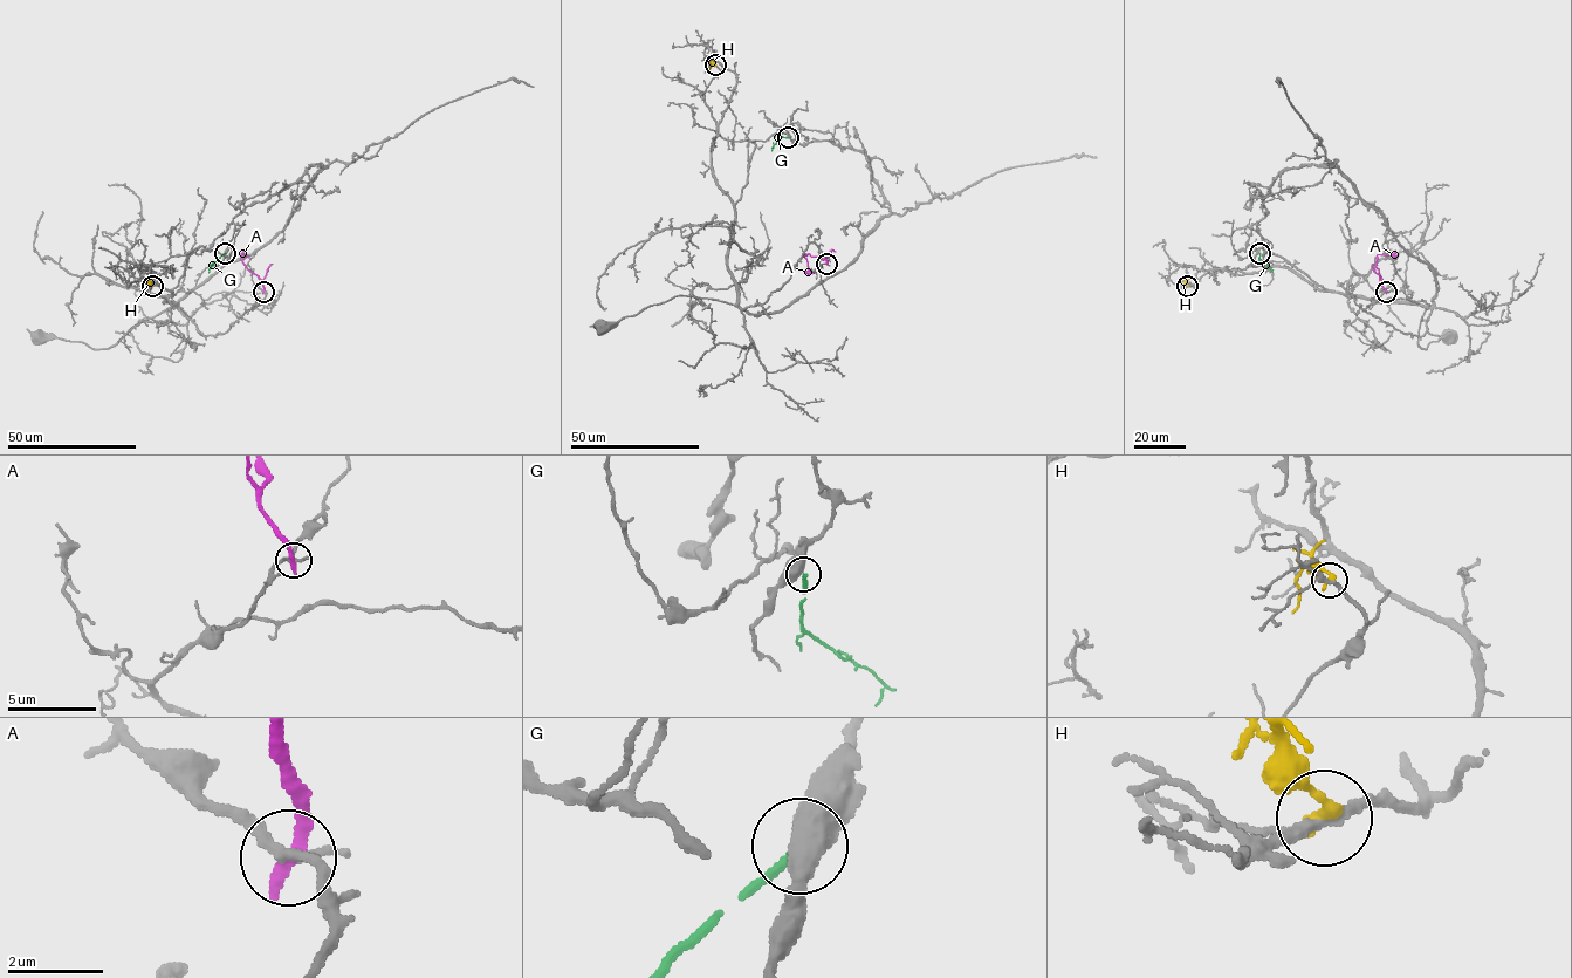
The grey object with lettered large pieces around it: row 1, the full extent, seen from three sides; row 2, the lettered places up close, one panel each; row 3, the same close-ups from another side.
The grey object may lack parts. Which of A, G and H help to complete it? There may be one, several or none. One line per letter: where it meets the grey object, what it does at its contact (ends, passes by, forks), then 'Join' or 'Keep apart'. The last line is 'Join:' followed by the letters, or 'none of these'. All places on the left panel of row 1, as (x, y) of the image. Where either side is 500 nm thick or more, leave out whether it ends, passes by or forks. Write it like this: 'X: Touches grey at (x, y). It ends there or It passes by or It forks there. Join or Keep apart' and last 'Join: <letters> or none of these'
A: Touches grey at (263, 292). It ends there. Keep apart
G: Touches grey at (225, 253). Keep apart
H: Touches grey at (152, 286). It ends there. Keep apart
Join: none of these

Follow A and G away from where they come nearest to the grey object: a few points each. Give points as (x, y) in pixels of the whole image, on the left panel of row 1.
A: (263, 291), (262, 281), (246, 266), (241, 254), (251, 258)
G: (225, 253), (208, 272)

